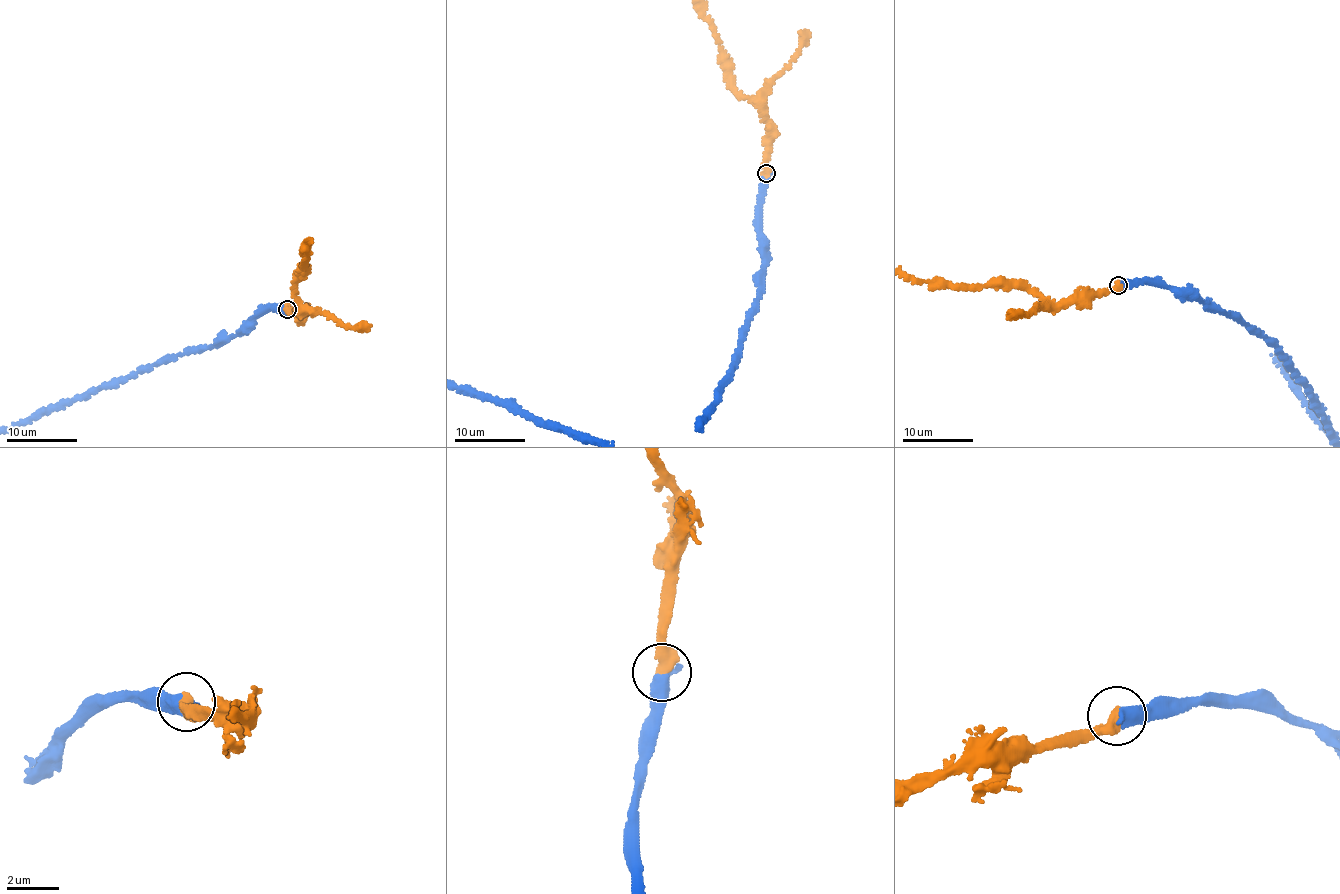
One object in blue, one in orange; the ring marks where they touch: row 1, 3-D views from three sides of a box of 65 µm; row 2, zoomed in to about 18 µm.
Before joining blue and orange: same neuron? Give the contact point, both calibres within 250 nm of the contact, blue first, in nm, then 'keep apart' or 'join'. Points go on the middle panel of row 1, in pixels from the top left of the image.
(766, 173) | 550/480 nm | join

